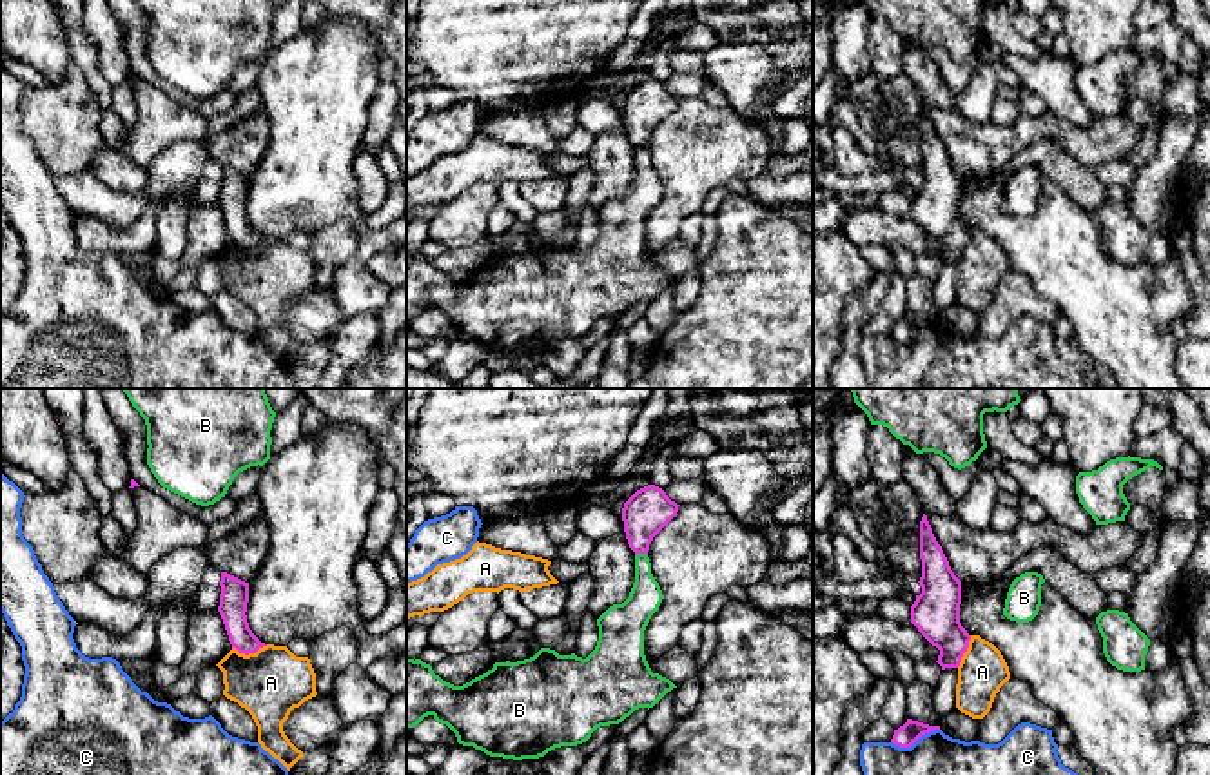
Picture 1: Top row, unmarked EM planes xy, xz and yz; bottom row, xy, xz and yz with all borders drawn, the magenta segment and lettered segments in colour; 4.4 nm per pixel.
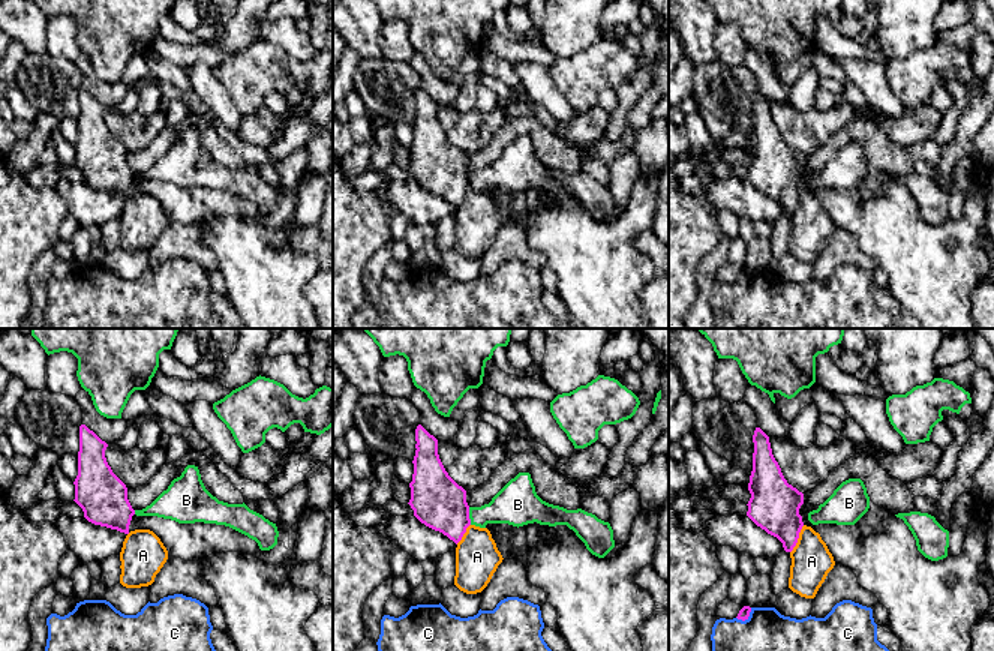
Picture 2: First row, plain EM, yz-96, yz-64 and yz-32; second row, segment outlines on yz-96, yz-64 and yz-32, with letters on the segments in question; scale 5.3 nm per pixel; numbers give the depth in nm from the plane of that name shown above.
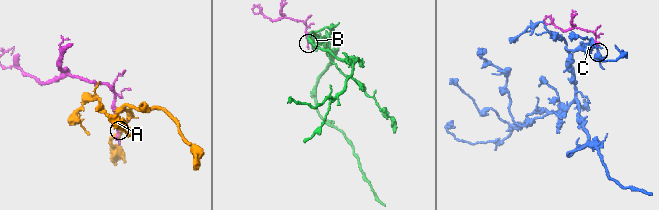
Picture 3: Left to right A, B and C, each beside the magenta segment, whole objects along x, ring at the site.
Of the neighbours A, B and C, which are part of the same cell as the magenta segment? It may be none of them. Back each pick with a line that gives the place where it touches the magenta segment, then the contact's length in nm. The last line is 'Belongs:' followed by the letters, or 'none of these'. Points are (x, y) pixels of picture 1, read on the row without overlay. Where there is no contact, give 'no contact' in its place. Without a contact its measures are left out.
Belongs: none of these

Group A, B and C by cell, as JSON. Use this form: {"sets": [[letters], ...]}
{"sets": [["A"], ["B"], ["C"]]}

